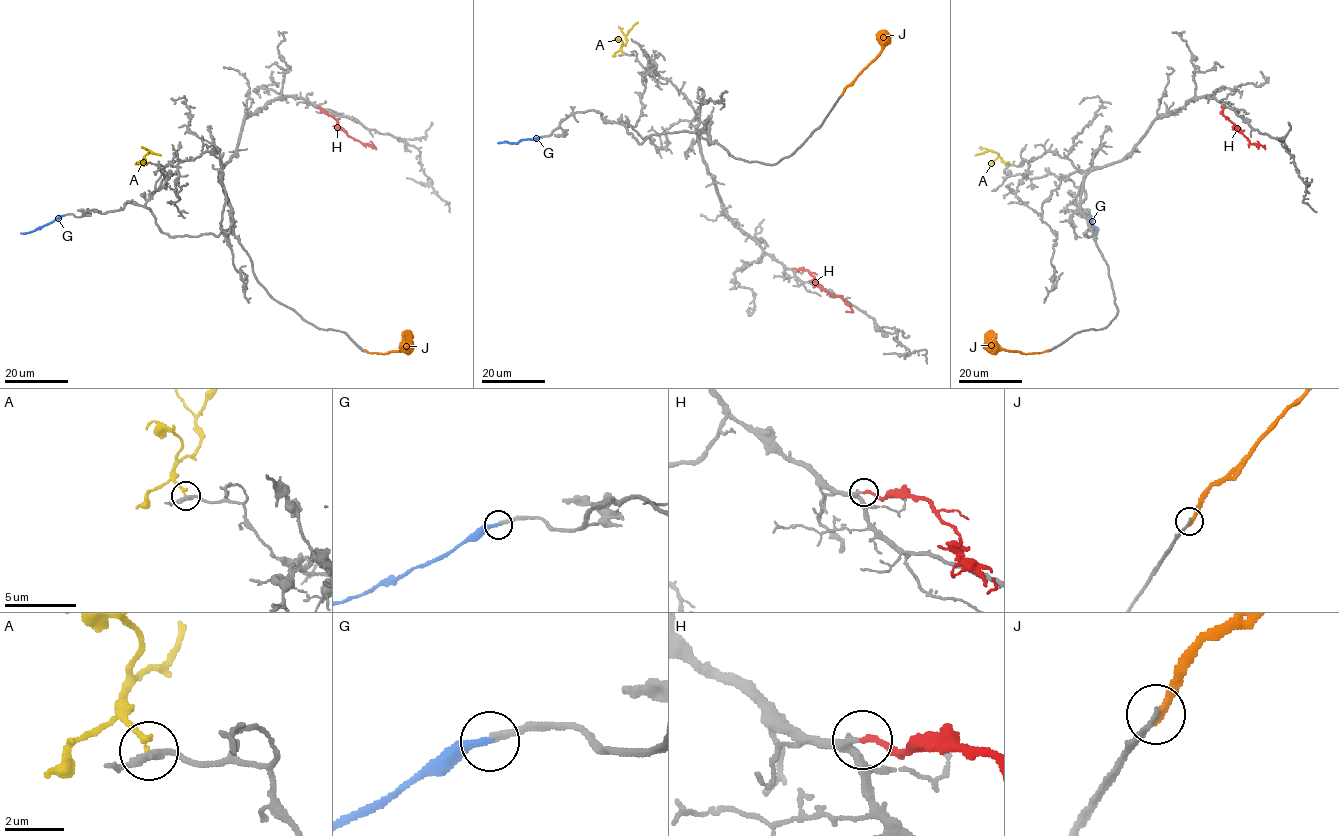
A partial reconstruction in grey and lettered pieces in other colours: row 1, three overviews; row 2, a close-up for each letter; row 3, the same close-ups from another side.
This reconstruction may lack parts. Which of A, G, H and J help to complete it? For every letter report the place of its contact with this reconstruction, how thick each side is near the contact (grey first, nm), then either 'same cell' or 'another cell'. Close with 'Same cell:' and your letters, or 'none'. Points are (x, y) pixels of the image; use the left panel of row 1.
A: contact (146, 162); calibres 280 and 190 nm; another cell
G: contact (63, 215); calibres 280 and 280 nm; same cell
H: contact (316, 107); calibres 240 and 200 nm; same cell
J: contact (365, 350); calibres 220 and 280 nm; another cell
Same cell: G, H

